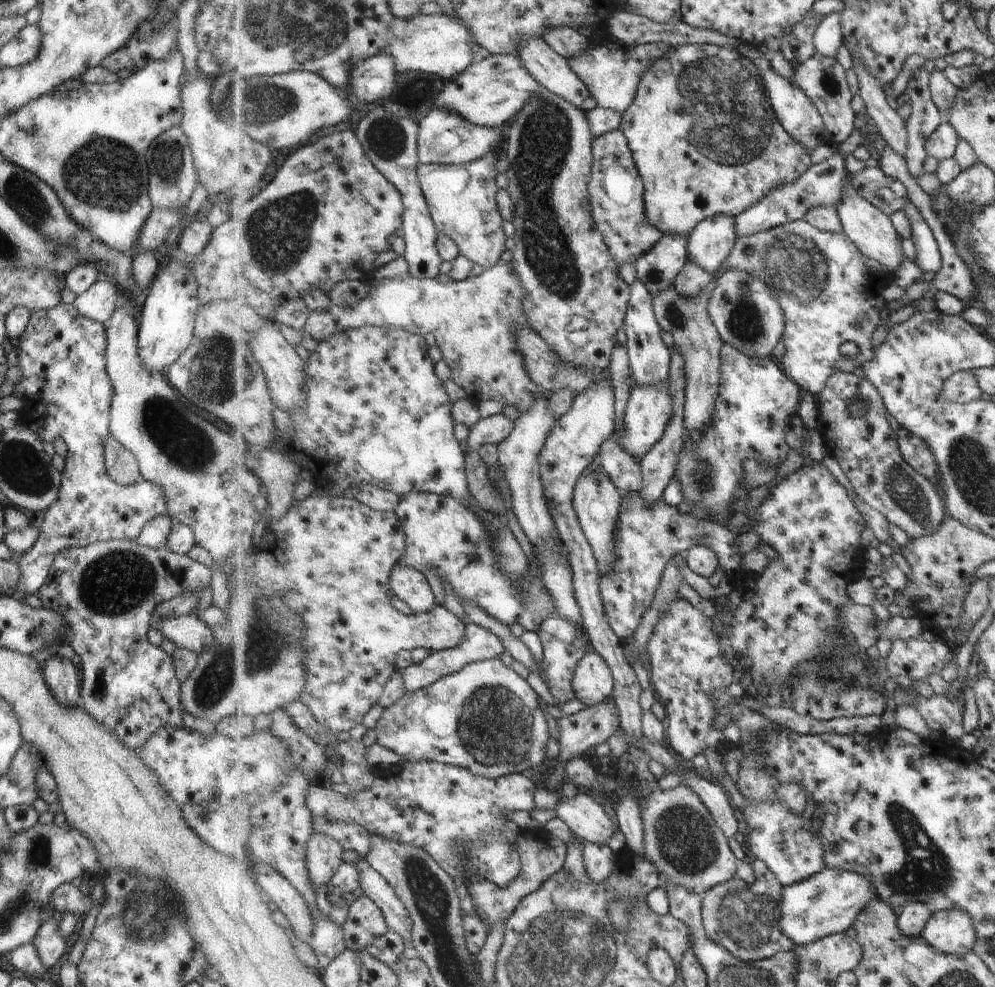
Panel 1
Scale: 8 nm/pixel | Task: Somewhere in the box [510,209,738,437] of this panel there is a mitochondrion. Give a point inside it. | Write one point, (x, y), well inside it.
(674, 314)

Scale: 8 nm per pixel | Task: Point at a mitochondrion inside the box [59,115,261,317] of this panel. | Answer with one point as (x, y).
(169, 157)

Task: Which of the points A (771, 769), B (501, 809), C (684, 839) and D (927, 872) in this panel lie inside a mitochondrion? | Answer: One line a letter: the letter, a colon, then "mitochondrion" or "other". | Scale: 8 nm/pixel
A: other
B: other
C: mitochondrion
D: mitochondrion

